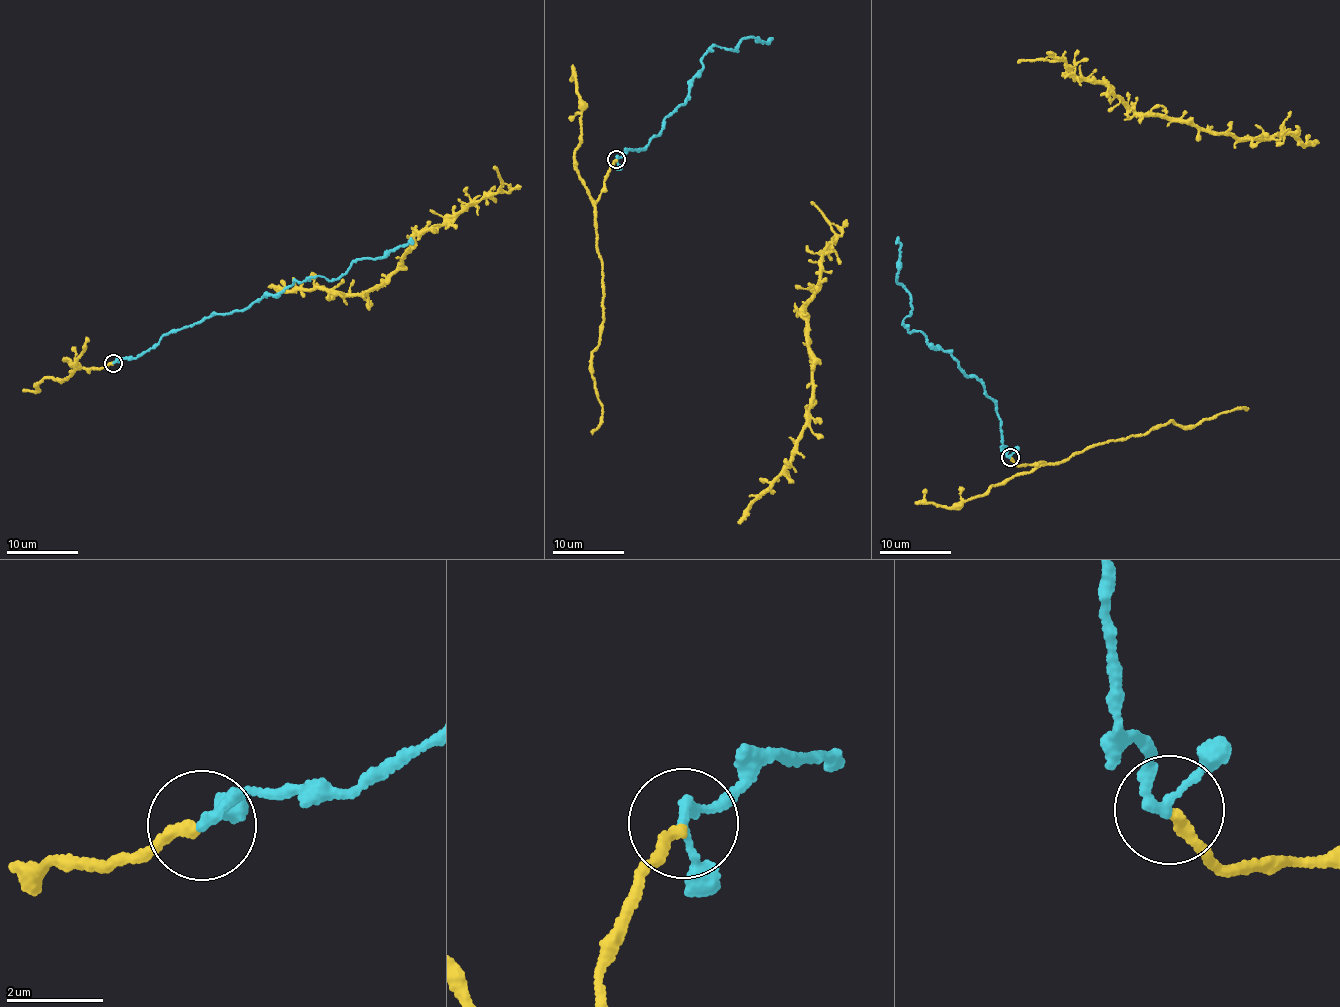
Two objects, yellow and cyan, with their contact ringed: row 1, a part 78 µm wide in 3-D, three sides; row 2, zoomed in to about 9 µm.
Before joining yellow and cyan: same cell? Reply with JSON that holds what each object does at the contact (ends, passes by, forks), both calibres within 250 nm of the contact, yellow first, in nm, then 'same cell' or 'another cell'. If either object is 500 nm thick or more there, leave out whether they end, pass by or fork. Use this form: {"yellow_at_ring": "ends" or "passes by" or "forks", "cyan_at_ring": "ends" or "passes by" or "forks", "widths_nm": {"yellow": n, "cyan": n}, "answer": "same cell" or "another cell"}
{"yellow_at_ring": "ends", "cyan_at_ring": "passes by", "widths_nm": {"yellow": 240, "cyan": 180}, "answer": "same cell"}

